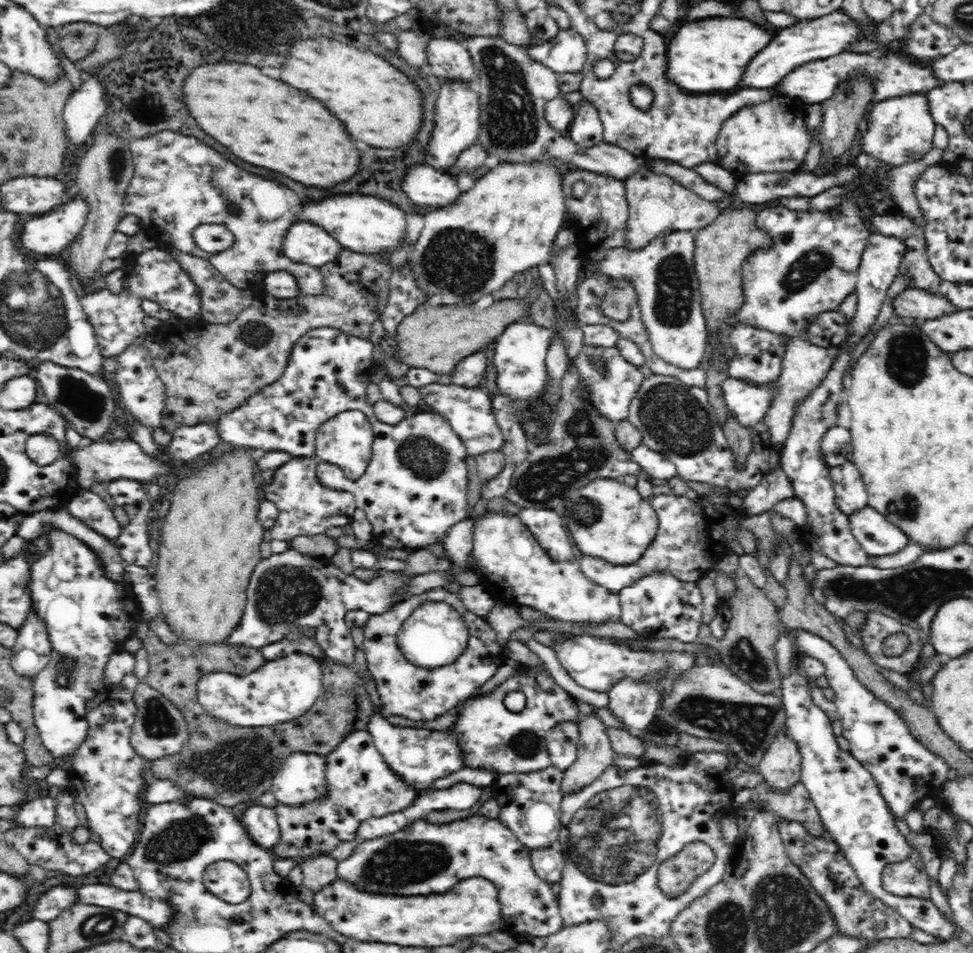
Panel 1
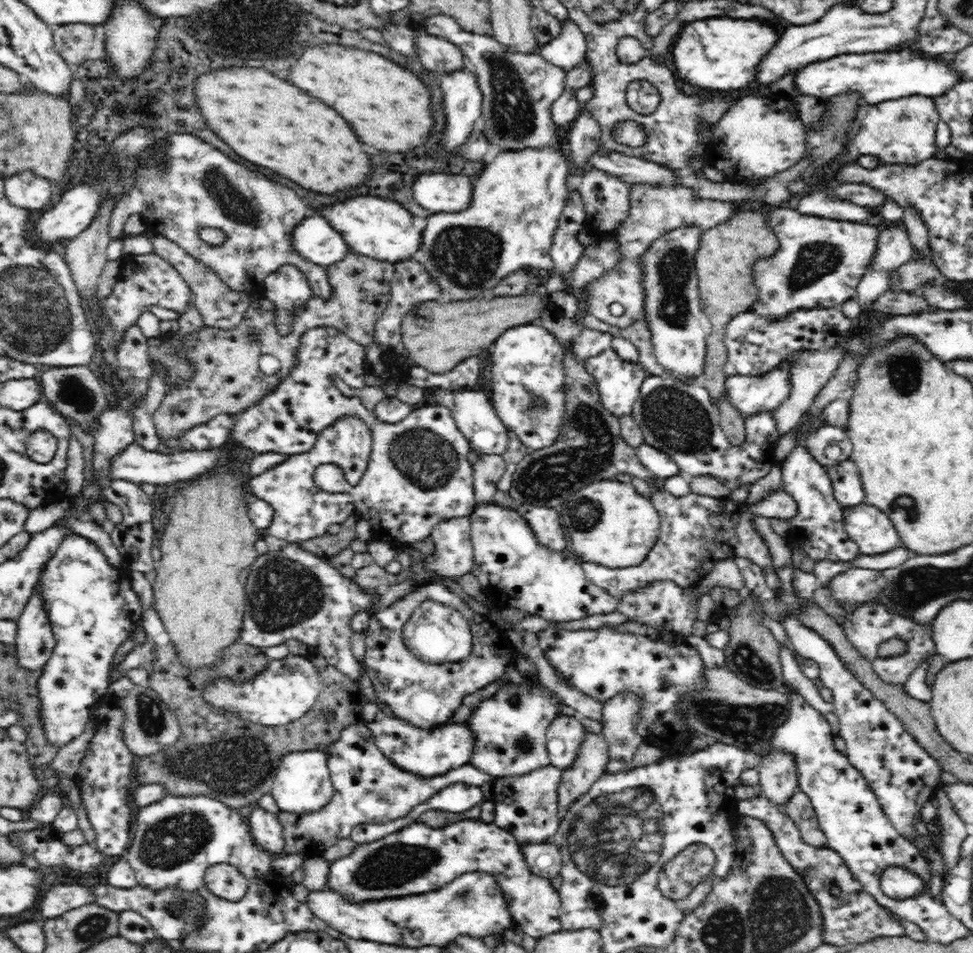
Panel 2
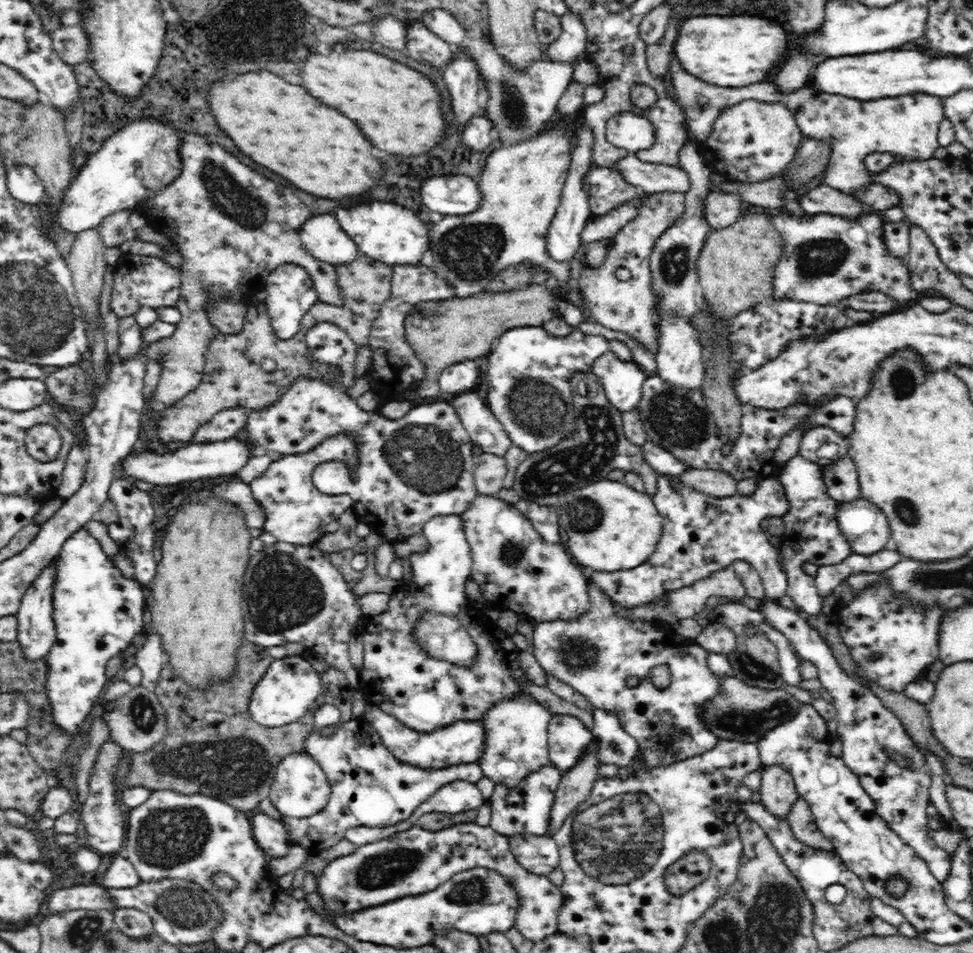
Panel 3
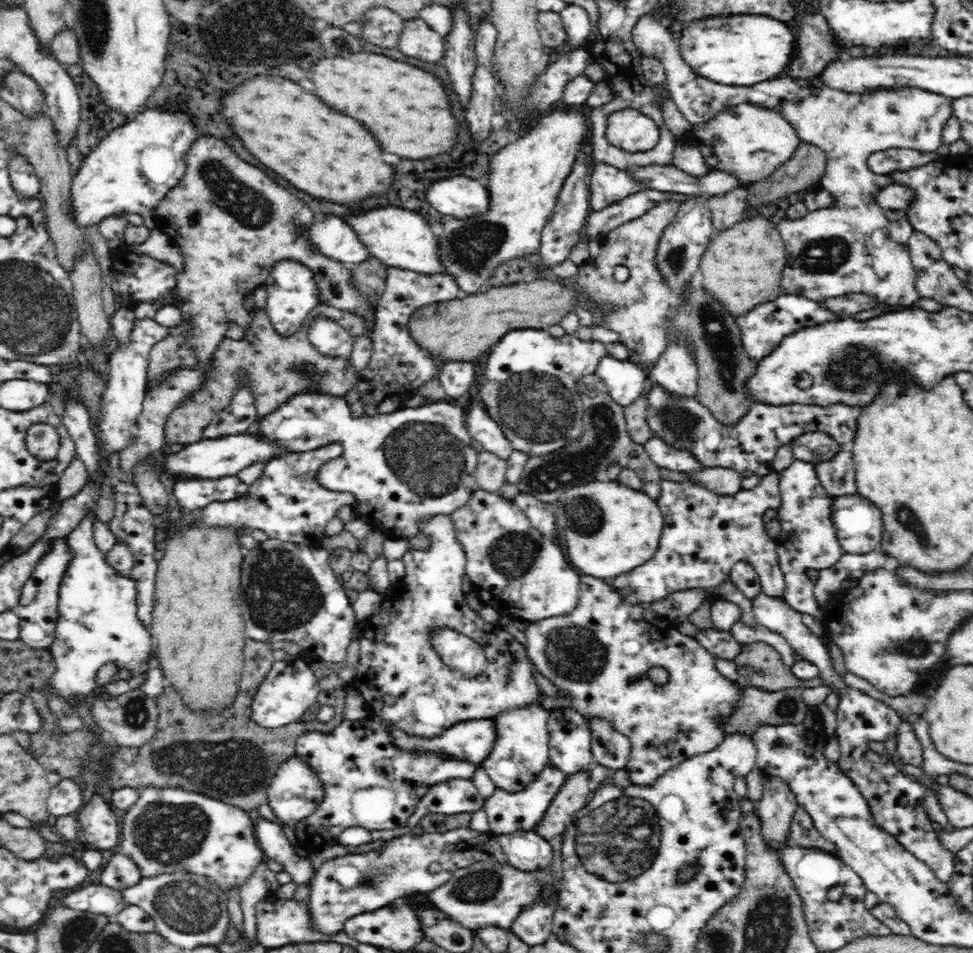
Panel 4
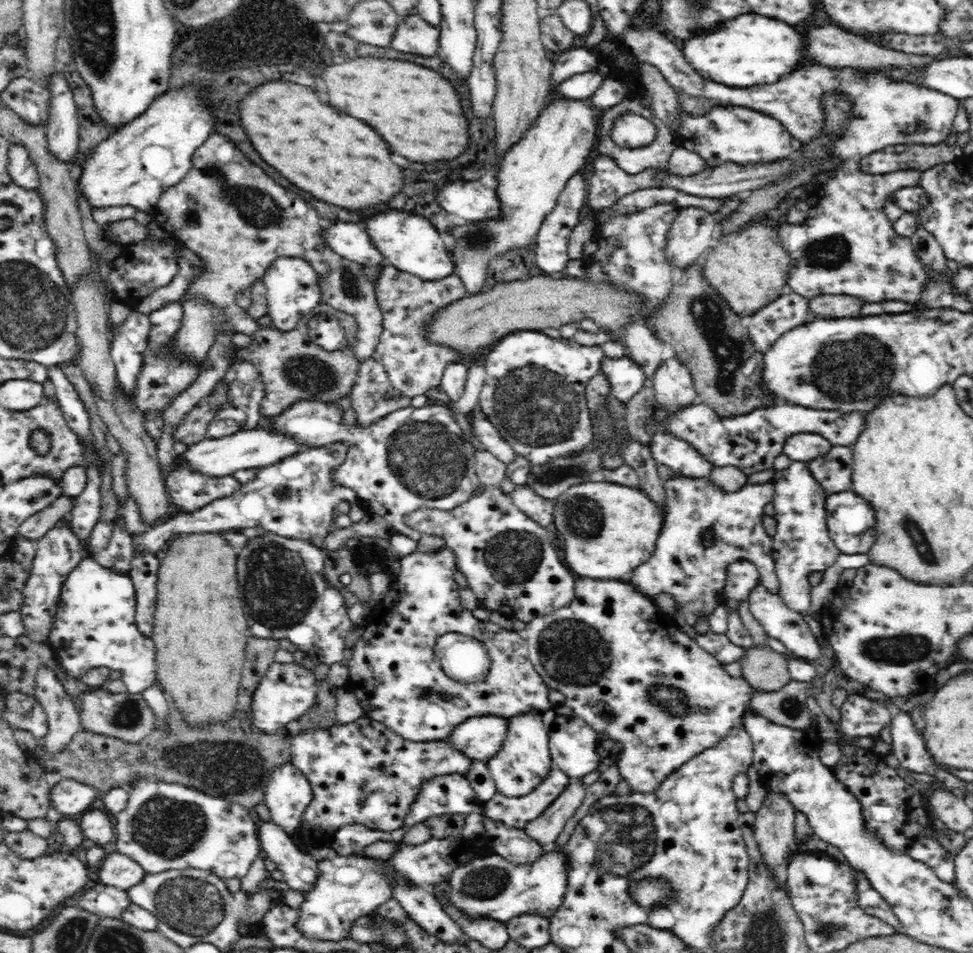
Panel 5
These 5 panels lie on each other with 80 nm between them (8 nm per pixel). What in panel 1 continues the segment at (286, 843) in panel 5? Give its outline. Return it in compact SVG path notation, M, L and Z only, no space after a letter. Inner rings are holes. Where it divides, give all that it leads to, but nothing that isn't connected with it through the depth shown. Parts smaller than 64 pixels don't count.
M260 804L247 807L242 816L242 824L257 846L272 850L280 844L281 831L273 808Z

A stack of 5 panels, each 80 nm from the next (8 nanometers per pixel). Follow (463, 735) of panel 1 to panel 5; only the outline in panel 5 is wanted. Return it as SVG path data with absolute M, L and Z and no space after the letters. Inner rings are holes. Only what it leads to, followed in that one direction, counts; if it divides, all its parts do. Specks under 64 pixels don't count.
M531 711L507 718L505 741L502 742L501 749L486 763L498 793L514 798L533 791L547 777L549 770L553 768L549 751L549 733L542 722L542 712Z

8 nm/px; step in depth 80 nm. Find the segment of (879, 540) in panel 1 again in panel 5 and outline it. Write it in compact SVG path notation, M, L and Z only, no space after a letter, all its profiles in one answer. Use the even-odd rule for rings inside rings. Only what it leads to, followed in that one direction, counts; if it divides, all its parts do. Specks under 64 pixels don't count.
M853 490L826 496L826 528L839 552L866 554L874 544L874 509Z

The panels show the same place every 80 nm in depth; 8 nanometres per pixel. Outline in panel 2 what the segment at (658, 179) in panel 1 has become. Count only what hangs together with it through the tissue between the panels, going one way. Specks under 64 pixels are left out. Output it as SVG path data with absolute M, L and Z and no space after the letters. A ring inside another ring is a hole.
M633 184L630 189L629 203L631 207L628 218L622 222L622 226L618 226L618 234L615 238L616 242L618 242L618 250L620 250L620 264L618 264L616 268L602 274L600 278L594 278L592 282L588 282L588 284L585 285L588 289L588 312L598 318L598 321L616 327L634 326L636 322L644 322L647 324L647 318L644 313L643 273L640 272L640 259L657 238L660 238L664 233L668 233L669 230L680 229L684 226L697 226L699 229L705 231L710 227L718 226L718 223L726 222L727 219L731 217L731 214L736 213L733 207L734 201L694 197L692 189L686 188L684 185L652 187L652 185ZM614 302L624 307L622 316L614 316L610 313L610 306L612 306Z

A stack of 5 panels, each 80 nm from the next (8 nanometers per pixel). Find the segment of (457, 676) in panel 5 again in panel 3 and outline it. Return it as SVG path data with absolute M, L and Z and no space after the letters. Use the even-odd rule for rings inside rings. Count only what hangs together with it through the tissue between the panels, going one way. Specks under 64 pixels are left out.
M448 615L421 616L415 631L417 642L428 655L445 665L465 668L474 664L477 647L473 638L454 617Z

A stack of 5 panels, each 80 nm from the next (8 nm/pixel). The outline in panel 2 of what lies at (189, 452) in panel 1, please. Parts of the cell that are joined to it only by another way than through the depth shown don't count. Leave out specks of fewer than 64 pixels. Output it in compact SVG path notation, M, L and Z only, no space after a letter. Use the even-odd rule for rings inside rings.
M218 414L205 422L186 431L182 436L181 450L206 450L214 446L223 446L231 438L231 430L236 414Z

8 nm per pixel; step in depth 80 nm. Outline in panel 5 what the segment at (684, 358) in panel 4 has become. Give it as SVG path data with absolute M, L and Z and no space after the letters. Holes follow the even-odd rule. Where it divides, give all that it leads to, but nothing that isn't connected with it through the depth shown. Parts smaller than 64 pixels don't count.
M670 358L659 366L652 380L656 402L668 409L683 409L698 403L698 394L689 368L681 359Z

